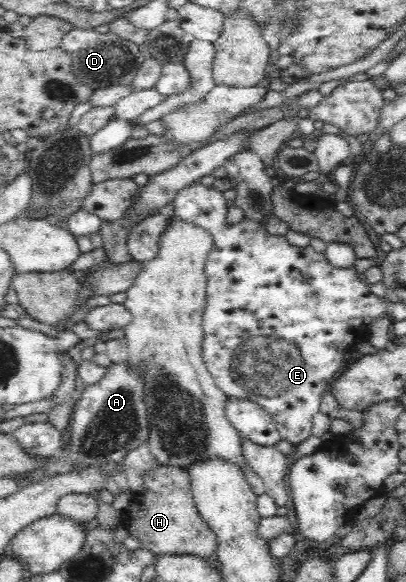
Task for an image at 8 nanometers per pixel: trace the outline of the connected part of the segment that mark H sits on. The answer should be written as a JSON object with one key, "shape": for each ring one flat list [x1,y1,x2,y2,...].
{"shape":[[162,465,145,471,145,492,133,495,132,507,124,514,124,526,130,536,141,542,141,549,161,555,191,555,201,560,214,557,218,549,218,538,200,517,194,503,190,477,183,468]]}

